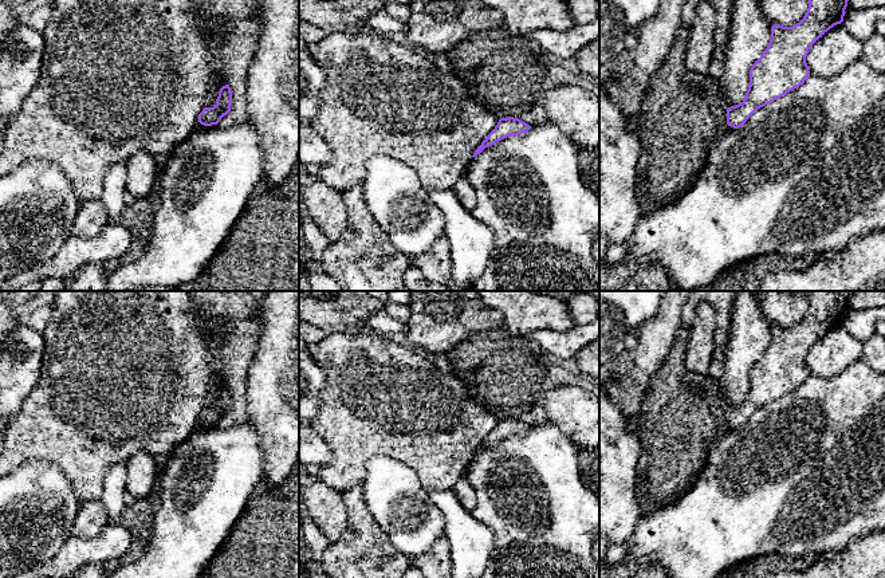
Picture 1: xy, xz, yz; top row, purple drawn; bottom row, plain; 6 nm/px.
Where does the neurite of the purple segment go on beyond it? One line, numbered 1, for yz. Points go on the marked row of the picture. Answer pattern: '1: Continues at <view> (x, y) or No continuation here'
1: No continuation here

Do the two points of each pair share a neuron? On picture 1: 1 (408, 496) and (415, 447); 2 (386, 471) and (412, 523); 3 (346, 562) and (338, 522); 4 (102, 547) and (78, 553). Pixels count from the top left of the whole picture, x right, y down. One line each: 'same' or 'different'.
1: different
2: same
3: different
4: same

